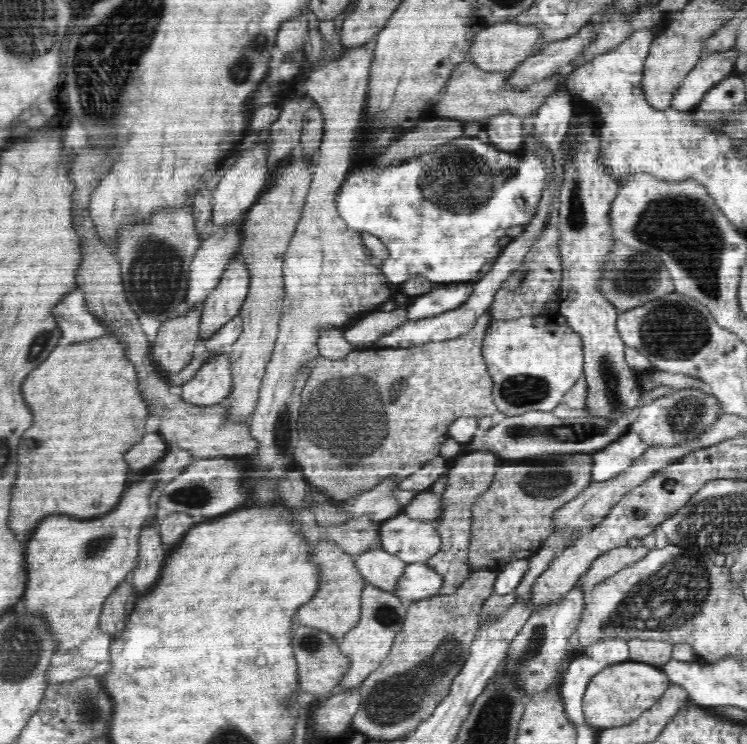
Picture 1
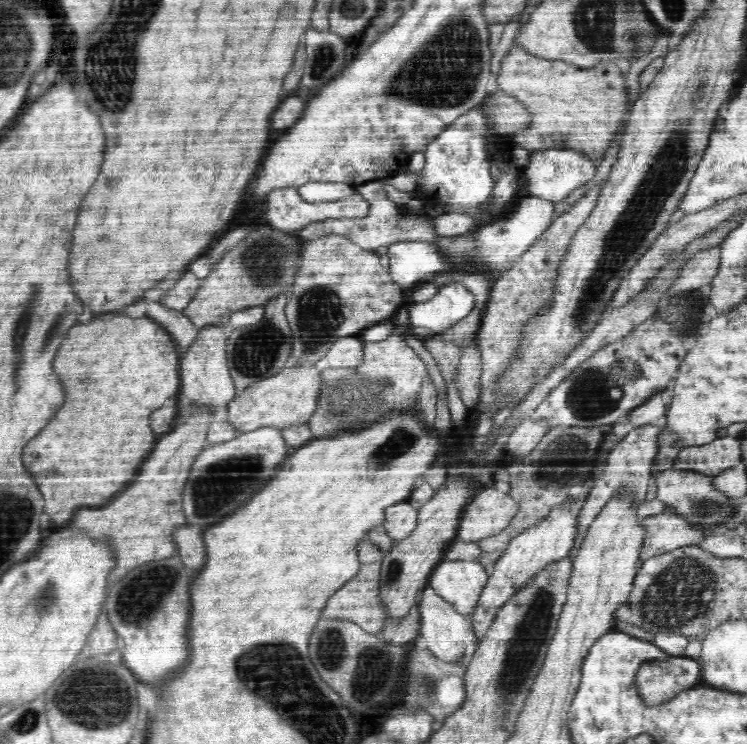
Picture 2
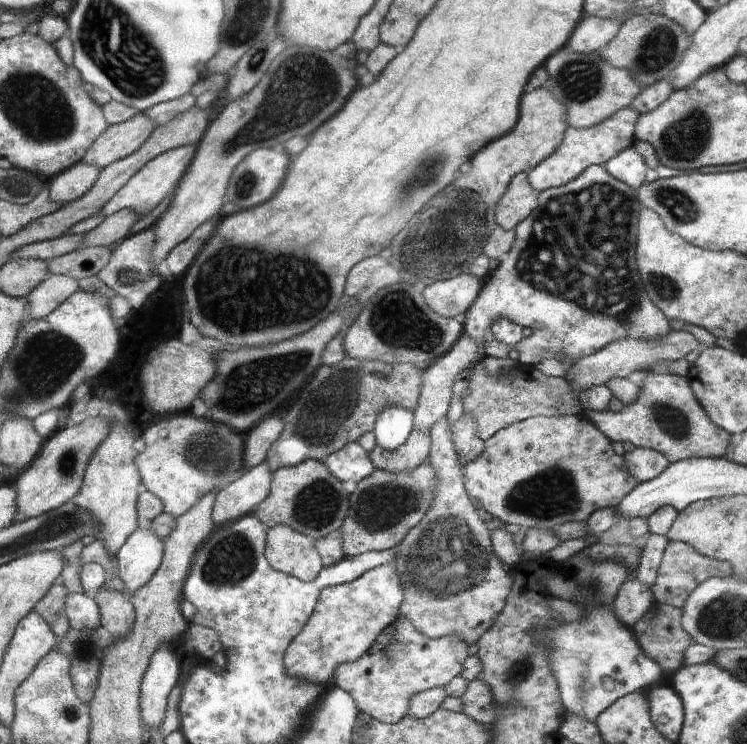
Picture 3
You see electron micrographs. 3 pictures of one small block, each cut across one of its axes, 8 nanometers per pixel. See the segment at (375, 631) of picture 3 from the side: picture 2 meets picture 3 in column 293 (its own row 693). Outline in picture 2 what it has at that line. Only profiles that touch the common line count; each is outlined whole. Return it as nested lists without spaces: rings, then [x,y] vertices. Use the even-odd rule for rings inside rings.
[[[686,656],[643,662],[636,676],[642,700],[646,705],[658,705],[670,696],[696,686],[701,681],[700,664],[700,659]]]

